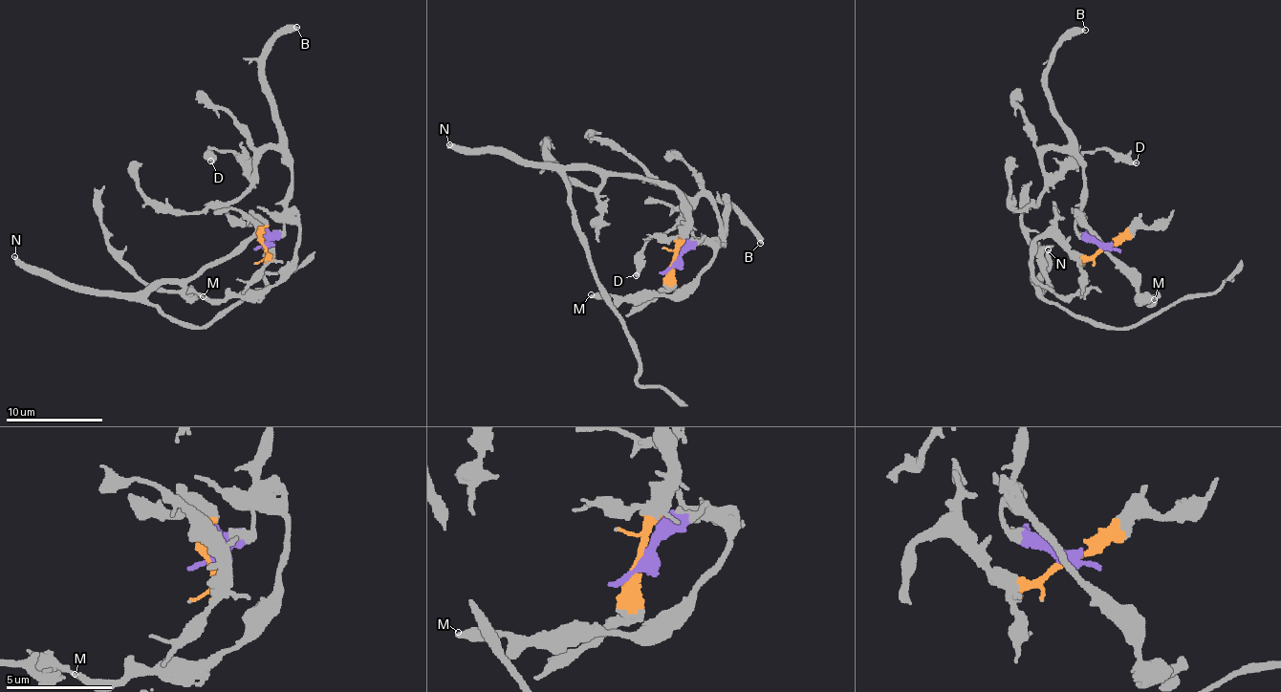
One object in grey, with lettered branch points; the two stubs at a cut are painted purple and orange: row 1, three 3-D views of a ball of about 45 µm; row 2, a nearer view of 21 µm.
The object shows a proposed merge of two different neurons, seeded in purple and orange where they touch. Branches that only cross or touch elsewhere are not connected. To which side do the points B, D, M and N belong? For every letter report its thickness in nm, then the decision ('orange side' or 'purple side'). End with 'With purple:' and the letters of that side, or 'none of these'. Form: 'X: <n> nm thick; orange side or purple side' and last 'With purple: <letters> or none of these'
B: 360 nm thick; purple side
D: 360 nm thick; purple side
M: 360 nm thick; purple side
N: 400 nm thick; orange side
With purple: B, D, M

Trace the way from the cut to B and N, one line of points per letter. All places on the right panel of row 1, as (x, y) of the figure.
B: (1105, 247), (1075, 228), (1084, 161), (1046, 85), (1046, 66), (1055, 49), (1065, 37), (1085, 31)
N: (1105, 247), (1074, 257), (1043, 237), (1030, 253), (1037, 290), (1046, 288), (1048, 249)

